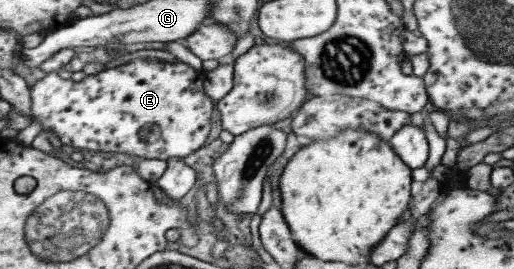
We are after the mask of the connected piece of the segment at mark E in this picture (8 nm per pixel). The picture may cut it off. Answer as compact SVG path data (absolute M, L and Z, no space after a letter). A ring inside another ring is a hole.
M149 60L148 64L129 62L103 69L97 74L85 76L79 82L61 79L56 73L46 73L29 88L30 118L33 122L39 122L41 132L50 130L63 145L77 148L77 151L112 152L166 162L171 158L182 159L201 148L207 140L213 104L204 93L205 74L202 70L195 70L181 61Z

